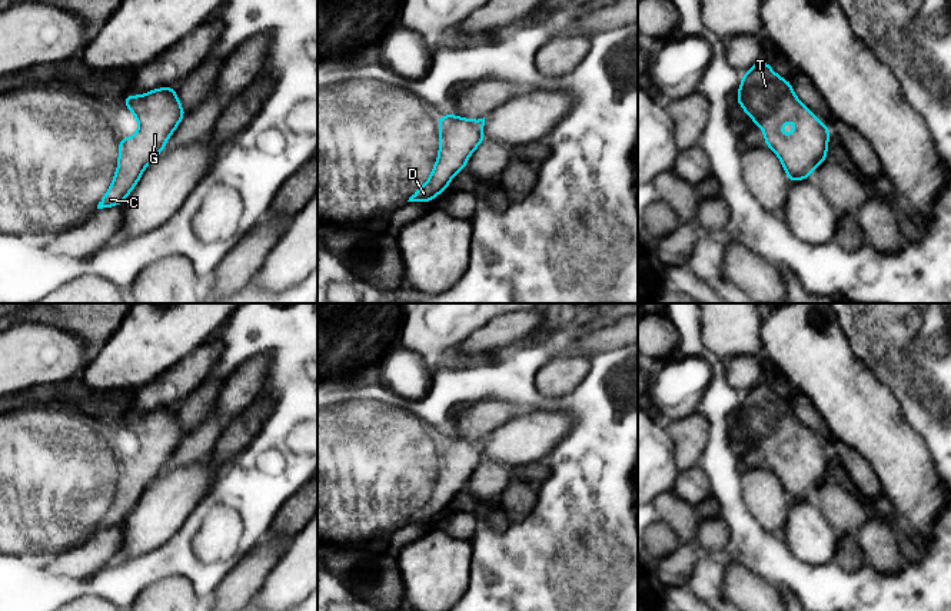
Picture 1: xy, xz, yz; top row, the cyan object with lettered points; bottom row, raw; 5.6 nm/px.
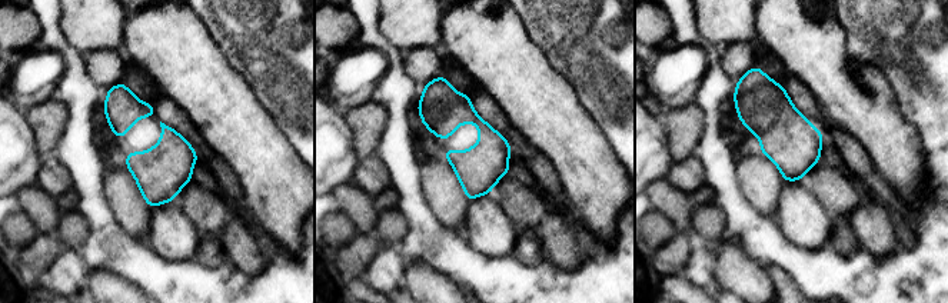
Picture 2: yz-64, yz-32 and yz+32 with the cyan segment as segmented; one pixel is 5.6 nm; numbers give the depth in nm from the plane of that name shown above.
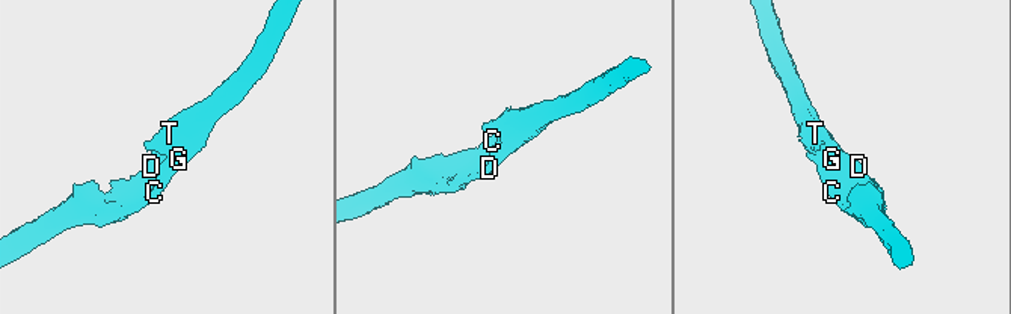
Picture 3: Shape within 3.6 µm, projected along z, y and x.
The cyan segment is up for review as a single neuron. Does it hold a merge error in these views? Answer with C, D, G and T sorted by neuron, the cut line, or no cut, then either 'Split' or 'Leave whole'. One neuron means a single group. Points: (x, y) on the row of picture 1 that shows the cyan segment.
Groups: C D G T. No split. Leave whole

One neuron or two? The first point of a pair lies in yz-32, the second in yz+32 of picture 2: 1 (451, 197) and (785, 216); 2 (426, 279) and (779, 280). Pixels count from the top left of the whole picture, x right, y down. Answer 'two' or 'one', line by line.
1: two
2: two

